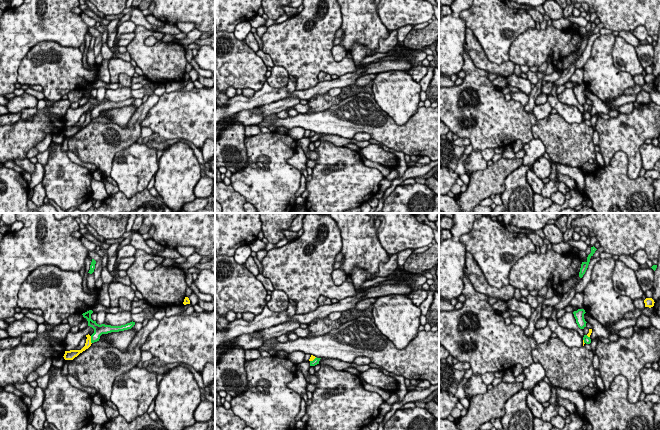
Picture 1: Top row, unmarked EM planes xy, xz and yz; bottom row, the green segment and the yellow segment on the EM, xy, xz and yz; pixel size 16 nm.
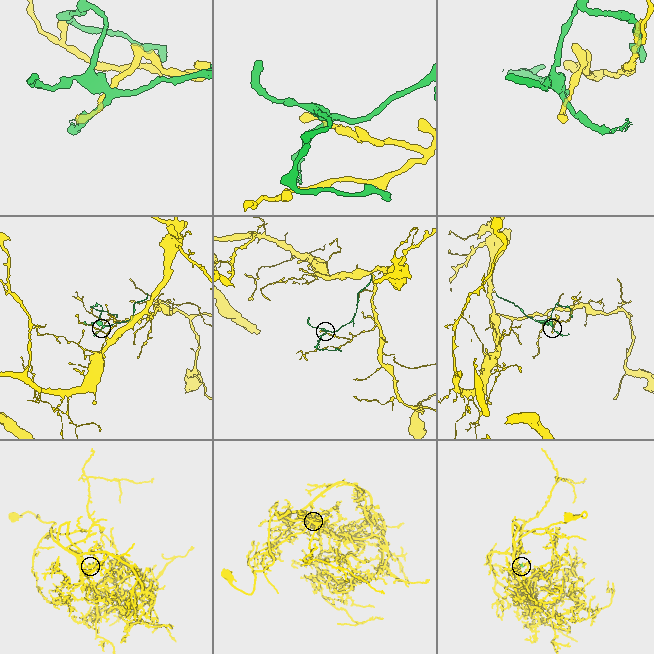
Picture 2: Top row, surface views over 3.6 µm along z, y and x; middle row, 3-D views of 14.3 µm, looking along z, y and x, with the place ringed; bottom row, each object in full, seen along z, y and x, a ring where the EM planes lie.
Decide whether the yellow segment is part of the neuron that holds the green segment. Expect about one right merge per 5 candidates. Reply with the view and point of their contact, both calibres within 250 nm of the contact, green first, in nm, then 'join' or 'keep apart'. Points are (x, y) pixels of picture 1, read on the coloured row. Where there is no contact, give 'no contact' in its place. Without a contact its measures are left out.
contact xy (91, 340); calibres 160 and 100 nm; keep apart

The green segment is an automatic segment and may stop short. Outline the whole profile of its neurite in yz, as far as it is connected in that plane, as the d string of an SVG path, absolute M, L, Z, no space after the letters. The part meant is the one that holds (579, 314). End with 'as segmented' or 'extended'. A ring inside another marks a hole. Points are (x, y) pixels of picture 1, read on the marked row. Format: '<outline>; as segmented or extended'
M578 309L577 311L574 311L574 317L576 319L576 323L580 329L584 329L586 327L586 321L584 319L584 314L585 314L584 309Z; as segmented

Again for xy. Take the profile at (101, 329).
M89 310L85 313L83 313L83 317L87 319L88 321L88 326L92 327L94 329L94 333L91 335L91 343L97 342L100 339L100 336L102 334L108 334L111 332L119 332L119 331L124 331L131 329L134 325L135 322L130 322L125 325L121 326L111 326L111 325L105 325L105 324L97 324L96 321L93 321L91 319L91 314L93 313L92 310Z; as segmented

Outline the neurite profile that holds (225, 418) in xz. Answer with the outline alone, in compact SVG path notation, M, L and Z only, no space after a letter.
M223 406L215 407L215 425L221 430L243 430L246 427L245 421L235 415L231 408Z

